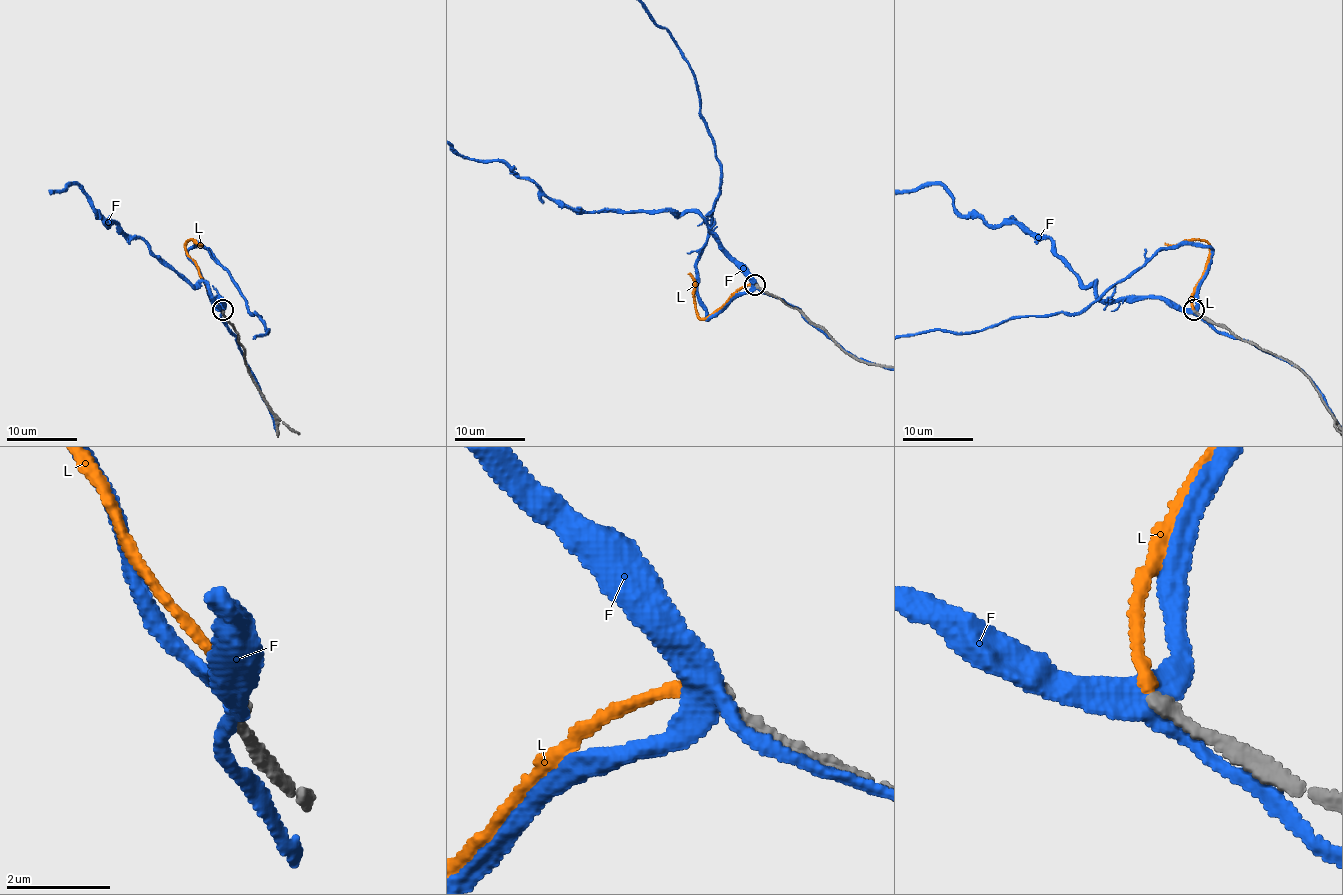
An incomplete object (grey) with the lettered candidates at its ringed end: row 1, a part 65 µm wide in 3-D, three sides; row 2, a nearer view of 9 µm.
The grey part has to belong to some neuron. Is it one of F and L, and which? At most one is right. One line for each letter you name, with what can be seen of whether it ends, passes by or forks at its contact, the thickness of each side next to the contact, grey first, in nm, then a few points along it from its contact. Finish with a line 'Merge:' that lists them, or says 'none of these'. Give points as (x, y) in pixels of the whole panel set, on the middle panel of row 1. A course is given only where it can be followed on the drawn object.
L: it ends there; 240 nm thick on the grey side, 220 nm on the other; it runs (754, 285), (735, 292), (715, 311), (701, 318), (696, 311), (694, 279), (690, 272)
Merge: L

